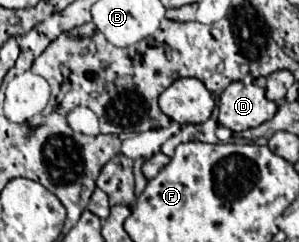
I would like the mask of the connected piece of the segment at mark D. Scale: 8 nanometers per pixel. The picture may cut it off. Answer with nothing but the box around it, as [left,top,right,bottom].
[220,82,278,132]

